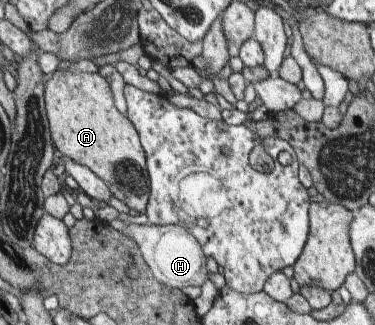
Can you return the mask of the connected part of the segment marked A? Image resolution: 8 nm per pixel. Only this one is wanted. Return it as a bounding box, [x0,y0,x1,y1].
[44,69,150,216]

